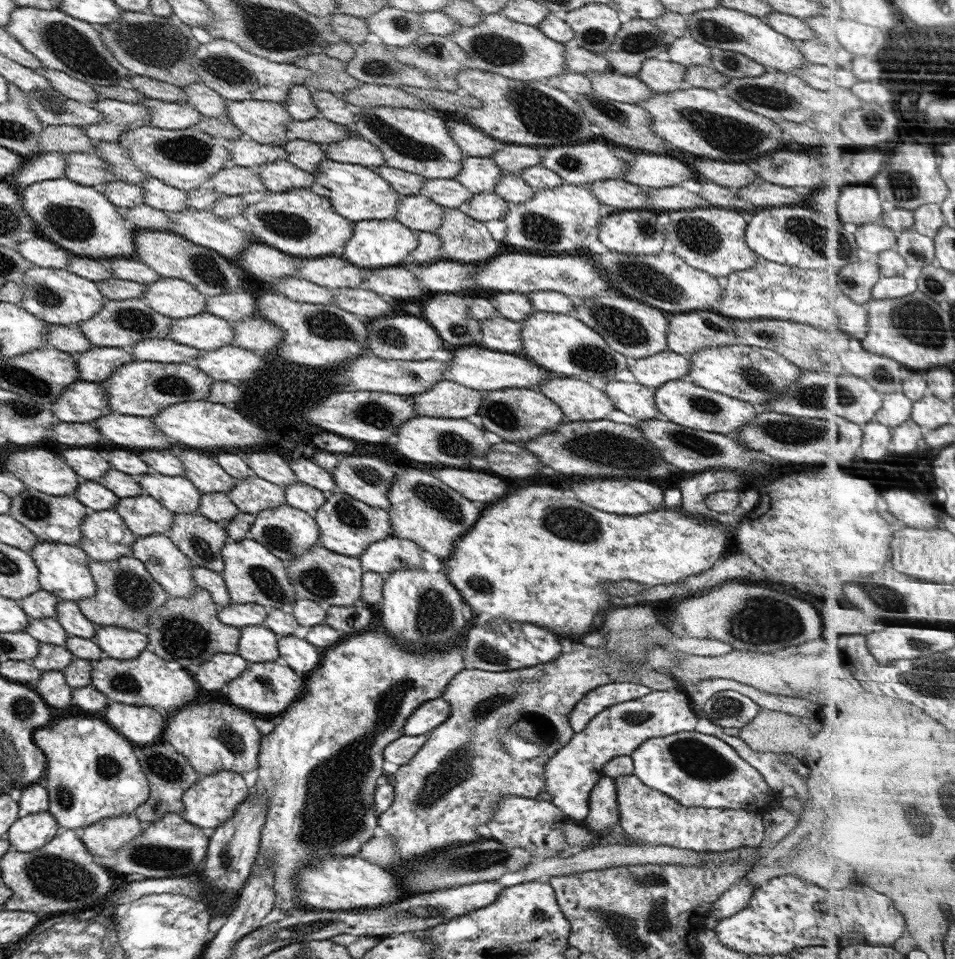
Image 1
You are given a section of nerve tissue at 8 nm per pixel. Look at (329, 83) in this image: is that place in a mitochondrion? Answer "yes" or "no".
no

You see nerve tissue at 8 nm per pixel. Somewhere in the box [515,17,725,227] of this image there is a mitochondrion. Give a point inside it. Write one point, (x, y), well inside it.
(639, 42)

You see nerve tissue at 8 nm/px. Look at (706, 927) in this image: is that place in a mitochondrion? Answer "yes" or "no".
no

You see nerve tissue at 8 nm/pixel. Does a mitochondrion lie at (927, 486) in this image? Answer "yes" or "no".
no

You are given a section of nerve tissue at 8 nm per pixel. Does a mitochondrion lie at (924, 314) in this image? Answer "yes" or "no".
yes

